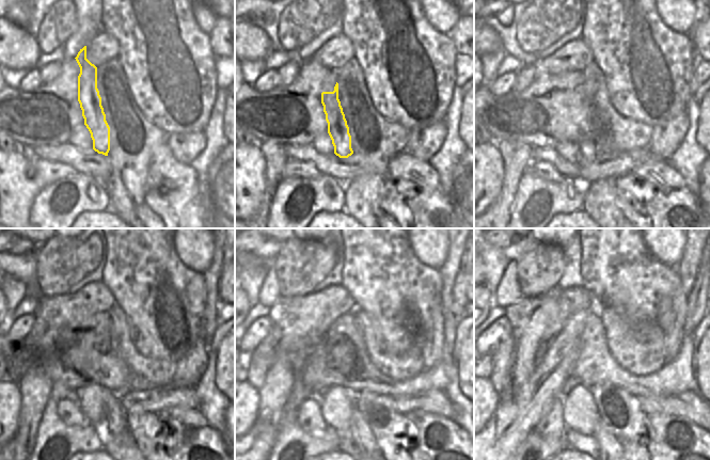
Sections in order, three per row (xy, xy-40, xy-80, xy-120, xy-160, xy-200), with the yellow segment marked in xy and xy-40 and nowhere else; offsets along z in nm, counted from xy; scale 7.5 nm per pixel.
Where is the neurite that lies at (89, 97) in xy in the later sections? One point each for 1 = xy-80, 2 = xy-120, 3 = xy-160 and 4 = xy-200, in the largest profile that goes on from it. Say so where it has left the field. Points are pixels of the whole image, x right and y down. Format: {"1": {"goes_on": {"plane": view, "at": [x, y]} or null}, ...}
{"1": {"goes_on": {"plane": "xy-80", "at": [586, 155]}}, "2": {"goes_on": {"plane": "xy-120", "at": [114, 413]}}, "3": {"goes_on": {"plane": "xy-160", "at": [360, 433]}}, "4": {"goes_on": {"plane": "xy-200", "at": [609, 445]}}}

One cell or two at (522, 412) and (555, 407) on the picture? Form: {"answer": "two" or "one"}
{"answer": "two"}

